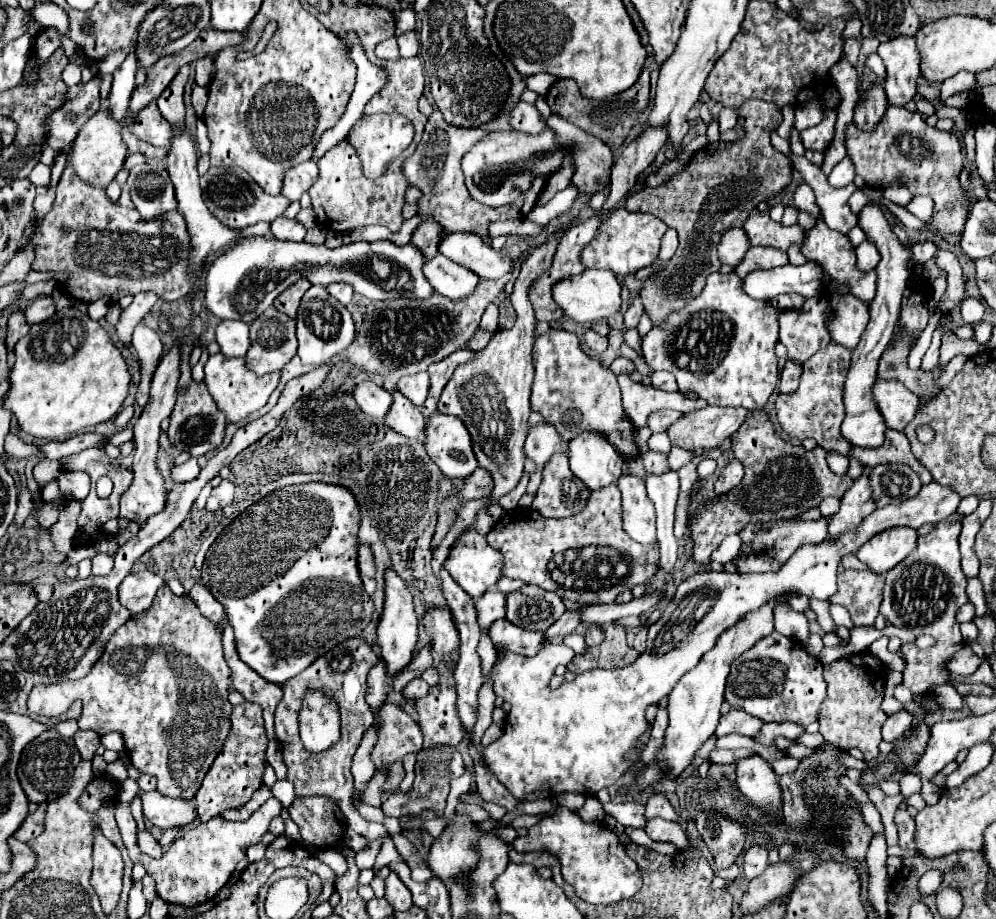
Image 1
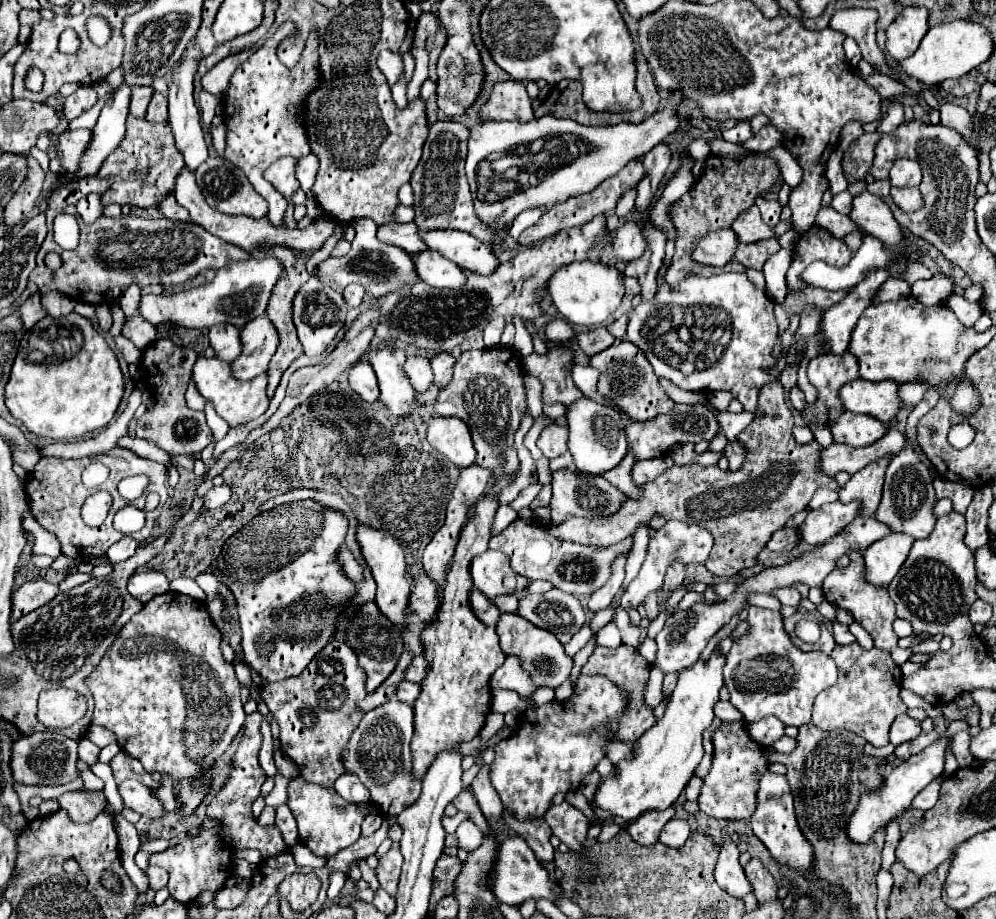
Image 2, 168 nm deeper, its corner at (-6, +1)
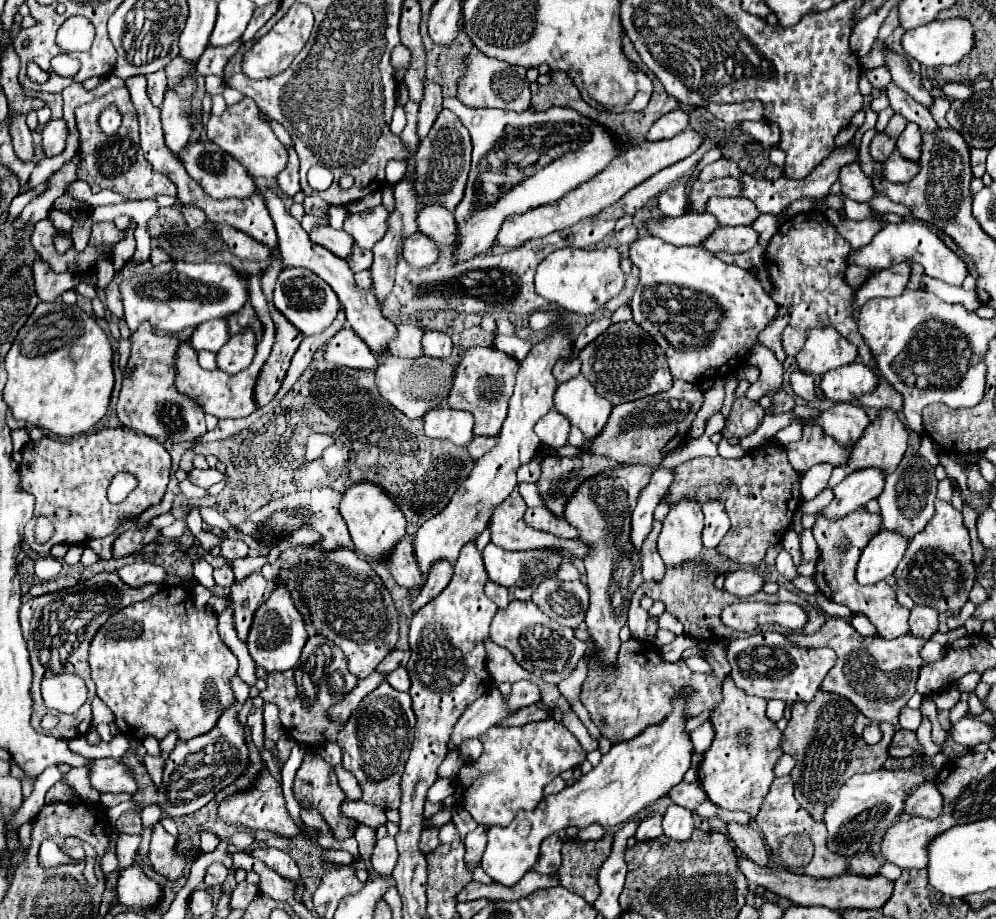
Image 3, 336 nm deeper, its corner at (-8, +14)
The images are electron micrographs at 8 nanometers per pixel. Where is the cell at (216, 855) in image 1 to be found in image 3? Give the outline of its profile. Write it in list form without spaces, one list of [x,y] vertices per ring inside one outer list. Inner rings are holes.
[[[160,823],[154,825],[148,857],[156,873],[168,877],[170,881],[176,881],[184,875],[184,869],[198,859],[200,853],[200,849],[190,849],[188,855],[180,855],[176,849],[176,839],[170,833],[166,833]]]

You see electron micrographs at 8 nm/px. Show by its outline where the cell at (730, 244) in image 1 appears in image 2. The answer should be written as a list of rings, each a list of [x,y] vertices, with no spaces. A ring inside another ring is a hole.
[[[730,228],[708,232],[694,248],[692,260],[706,266],[724,266],[732,260],[736,244],[738,240],[734,238],[734,232]]]

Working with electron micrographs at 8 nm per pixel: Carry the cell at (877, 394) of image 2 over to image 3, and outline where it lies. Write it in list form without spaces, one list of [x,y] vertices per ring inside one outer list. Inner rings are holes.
[[[850,363],[838,369],[828,371],[822,377],[822,391],[828,399],[832,401],[844,401],[848,403],[850,399],[858,399],[866,393],[872,393],[878,385],[878,375],[876,371],[868,369],[864,363]]]

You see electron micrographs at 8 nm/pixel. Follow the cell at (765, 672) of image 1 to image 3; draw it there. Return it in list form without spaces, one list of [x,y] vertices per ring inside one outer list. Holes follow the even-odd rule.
[[[756,633],[752,637],[746,639],[734,639],[728,645],[728,663],[732,667],[732,681],[744,689],[744,693],[754,695],[754,697],[762,697],[762,699],[782,699],[786,701],[788,707],[792,707],[796,701],[812,701],[812,697],[816,697],[816,691],[822,683],[822,679],[826,677],[826,673],[836,665],[836,653],[830,647],[796,647],[792,645],[784,635],[780,633]]]

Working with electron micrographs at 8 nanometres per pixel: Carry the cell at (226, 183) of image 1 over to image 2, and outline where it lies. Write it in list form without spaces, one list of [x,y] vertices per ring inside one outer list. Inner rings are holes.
[[[210,154],[208,160],[196,168],[196,182],[206,198],[206,202],[210,204],[210,208],[230,214],[230,216],[250,216],[250,218],[264,218],[268,206],[266,200],[262,196],[256,194],[256,190],[250,186],[250,182],[246,180],[246,176],[242,174],[242,170],[238,170],[238,166],[234,166],[232,162],[228,162],[224,156],[216,156]]]

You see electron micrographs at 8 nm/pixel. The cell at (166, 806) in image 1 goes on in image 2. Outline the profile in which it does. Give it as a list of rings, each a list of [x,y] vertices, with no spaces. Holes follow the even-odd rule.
[[[124,780],[122,784],[118,784],[118,794],[126,808],[132,808],[142,816],[160,818],[164,814],[160,800],[154,794],[150,794],[150,788],[146,788],[138,780]]]

